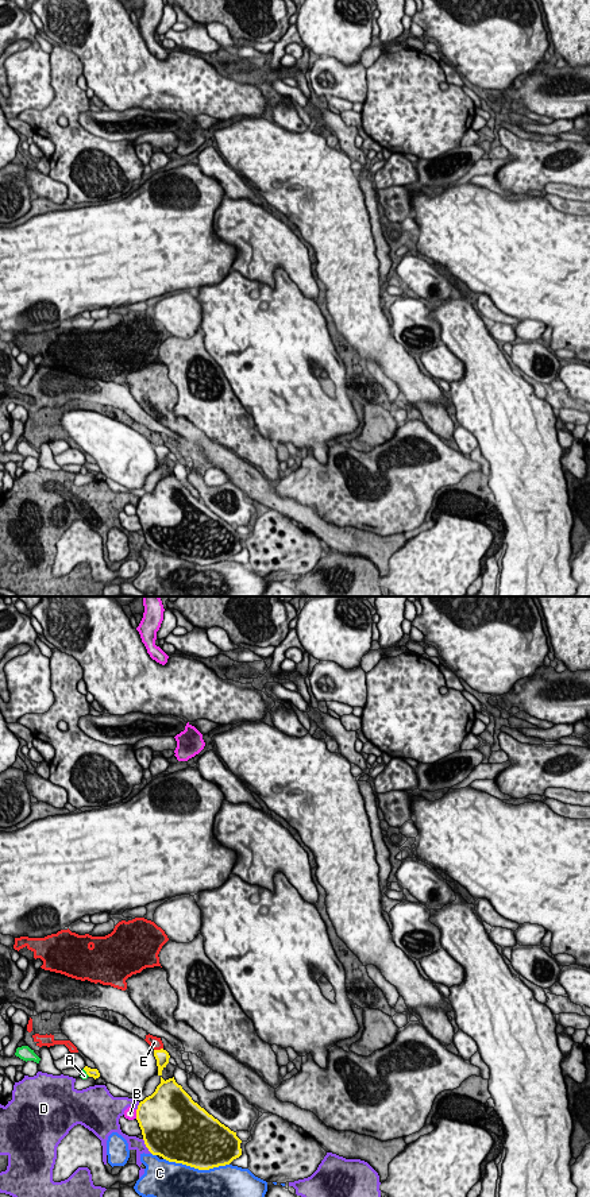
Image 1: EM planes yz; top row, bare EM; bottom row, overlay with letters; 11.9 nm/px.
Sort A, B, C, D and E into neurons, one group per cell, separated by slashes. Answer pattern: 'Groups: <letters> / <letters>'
Groups: A / B / C / D / E

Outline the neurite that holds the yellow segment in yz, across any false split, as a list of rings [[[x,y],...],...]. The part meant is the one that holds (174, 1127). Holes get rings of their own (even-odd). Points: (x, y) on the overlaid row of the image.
[[[161,1077],[161,1084],[155,1092],[139,1103],[136,1120],[149,1151],[169,1162],[209,1170],[230,1165],[242,1155],[242,1140],[236,1136],[236,1132],[194,1103],[182,1086],[176,1082],[174,1077],[166,1081]]]

